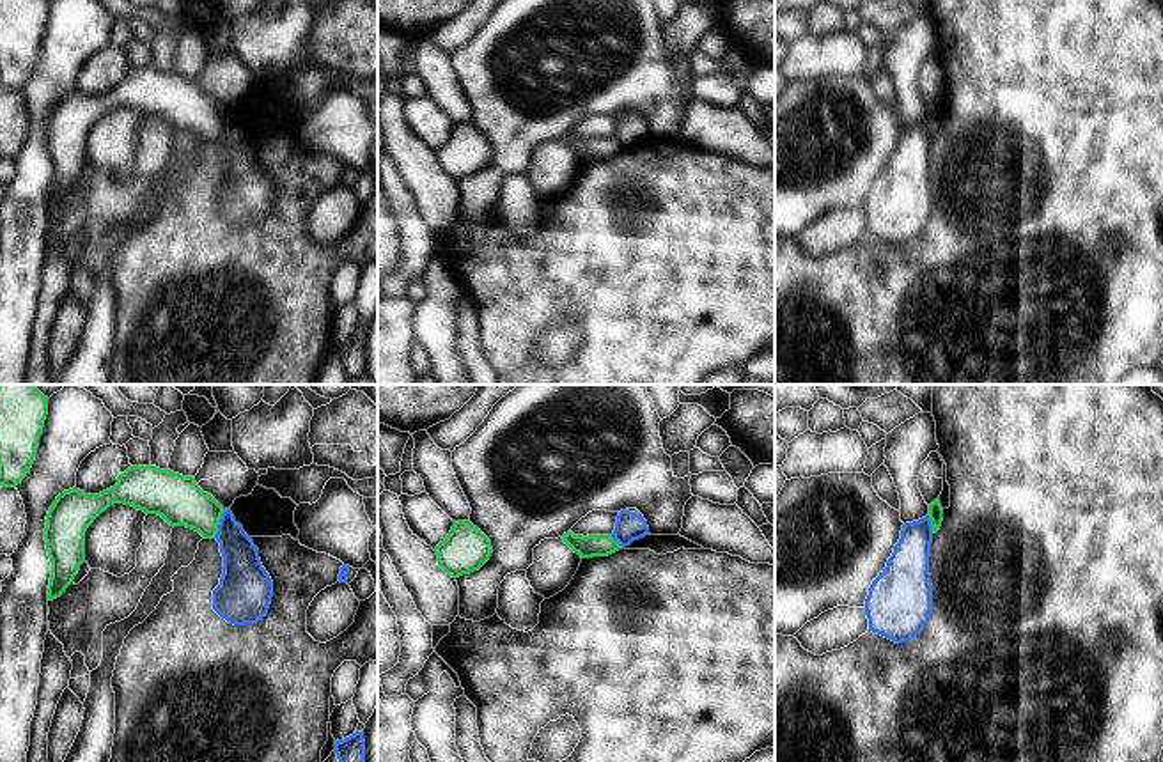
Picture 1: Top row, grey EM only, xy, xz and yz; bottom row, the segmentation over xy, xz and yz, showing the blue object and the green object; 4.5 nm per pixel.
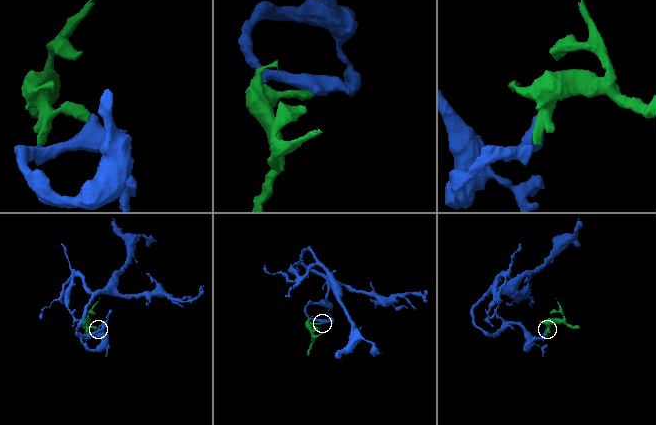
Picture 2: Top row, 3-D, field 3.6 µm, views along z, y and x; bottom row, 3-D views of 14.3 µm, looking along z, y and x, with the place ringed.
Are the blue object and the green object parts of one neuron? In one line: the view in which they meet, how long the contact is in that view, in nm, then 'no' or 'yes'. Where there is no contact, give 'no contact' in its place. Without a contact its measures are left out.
contact in xy; length 150 nm; no

